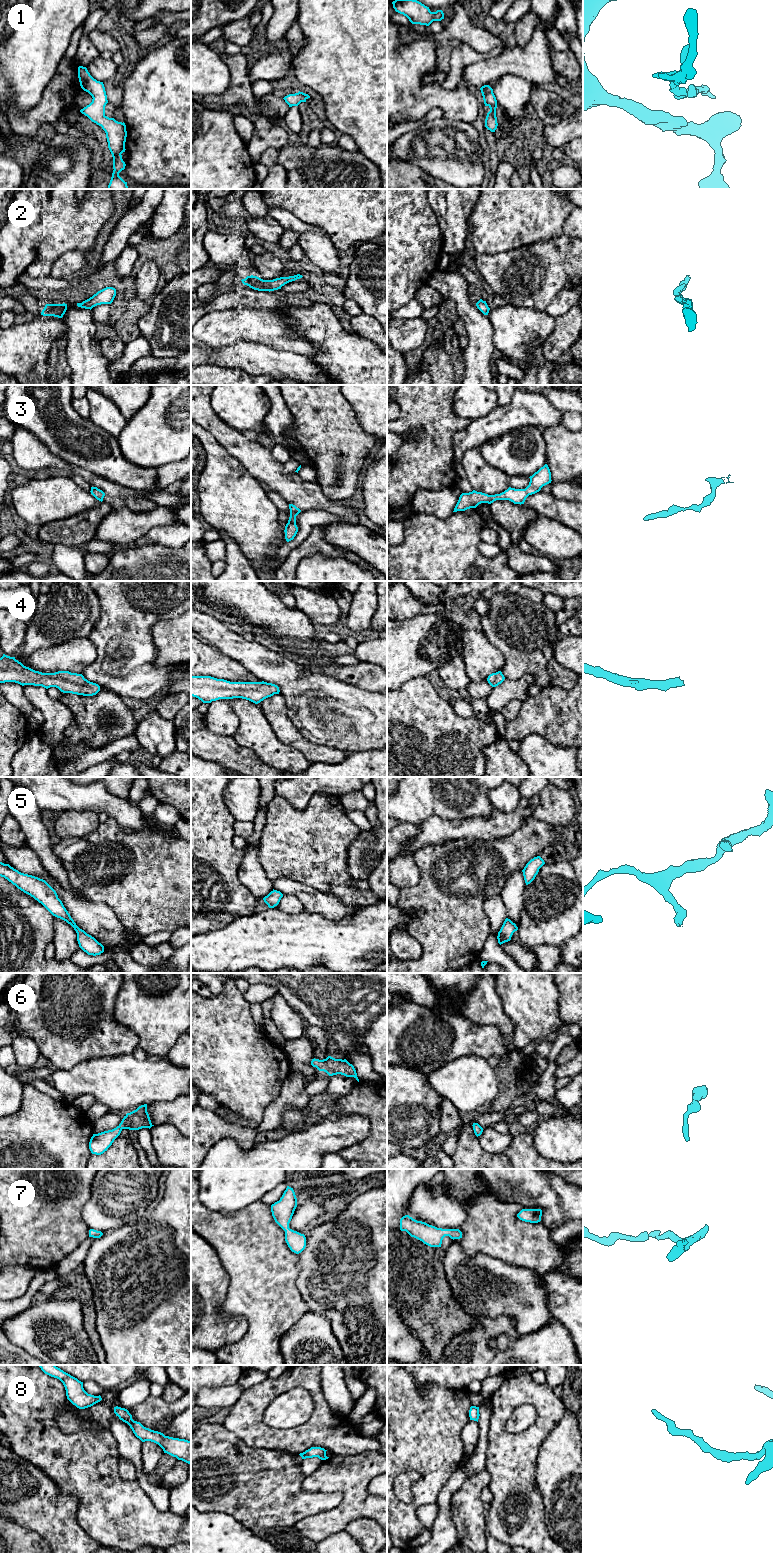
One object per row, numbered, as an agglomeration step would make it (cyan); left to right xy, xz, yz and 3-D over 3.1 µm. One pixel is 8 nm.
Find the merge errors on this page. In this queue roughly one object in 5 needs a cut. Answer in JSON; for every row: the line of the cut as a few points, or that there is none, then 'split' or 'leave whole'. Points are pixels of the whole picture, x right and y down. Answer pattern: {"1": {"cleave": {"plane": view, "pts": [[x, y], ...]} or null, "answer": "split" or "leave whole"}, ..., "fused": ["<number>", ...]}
{"1": {"cleave": null, "answer": "leave whole"}, "2": {"cleave": null, "answer": "leave whole"}, "3": {"cleave": null, "answer": "leave whole"}, "4": {"cleave": null, "answer": "leave whole"}, "5": {"cleave": null, "answer": "leave whole"}, "6": {"cleave": null, "answer": "leave whole"}, "7": {"cleave": null, "answer": "leave whole"}, "8": {"cleave": null, "answer": "leave whole"}, "fused": []}

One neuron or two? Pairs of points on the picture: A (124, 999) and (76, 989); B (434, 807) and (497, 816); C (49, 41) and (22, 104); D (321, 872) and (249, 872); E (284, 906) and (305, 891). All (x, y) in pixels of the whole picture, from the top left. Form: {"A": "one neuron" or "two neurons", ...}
{"A": "two neurons", "B": "two neurons", "C": "one neuron", "D": "two neurons", "E": "two neurons"}

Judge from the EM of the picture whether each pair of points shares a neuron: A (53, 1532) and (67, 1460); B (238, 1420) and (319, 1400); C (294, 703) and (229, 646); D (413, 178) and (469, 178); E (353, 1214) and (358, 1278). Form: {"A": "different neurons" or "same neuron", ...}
{"A": "different neurons", "B": "same neuron", "C": "same neuron", "D": "different neurons", "E": "same neuron"}

